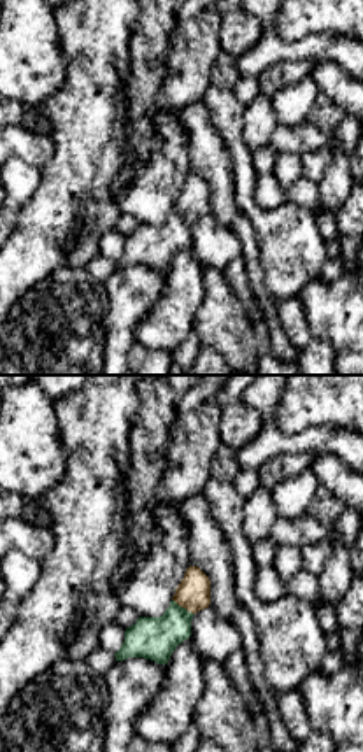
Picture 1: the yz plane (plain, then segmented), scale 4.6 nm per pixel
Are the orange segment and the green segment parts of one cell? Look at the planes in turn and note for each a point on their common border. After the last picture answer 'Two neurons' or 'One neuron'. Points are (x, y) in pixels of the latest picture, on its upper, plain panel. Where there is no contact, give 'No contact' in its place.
Touches orange at (183, 214)

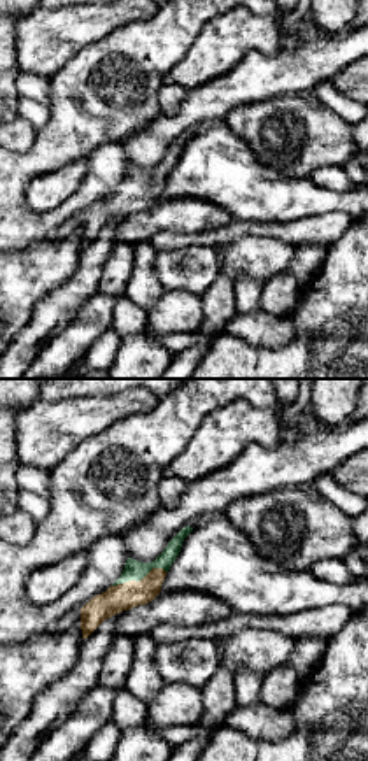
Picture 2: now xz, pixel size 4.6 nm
Touches orange at (139, 188)

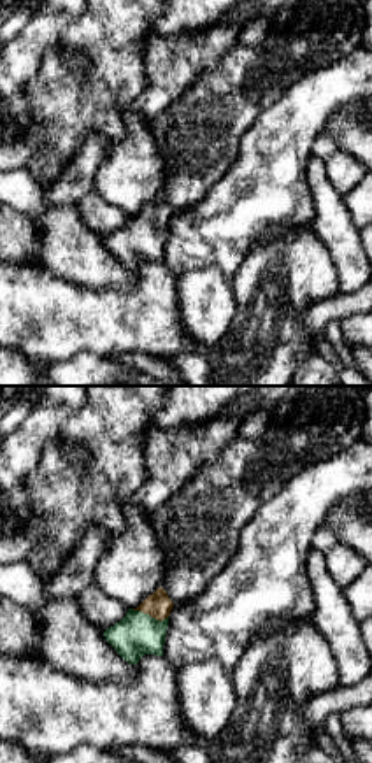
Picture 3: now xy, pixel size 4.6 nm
Touches orange at (150, 221)

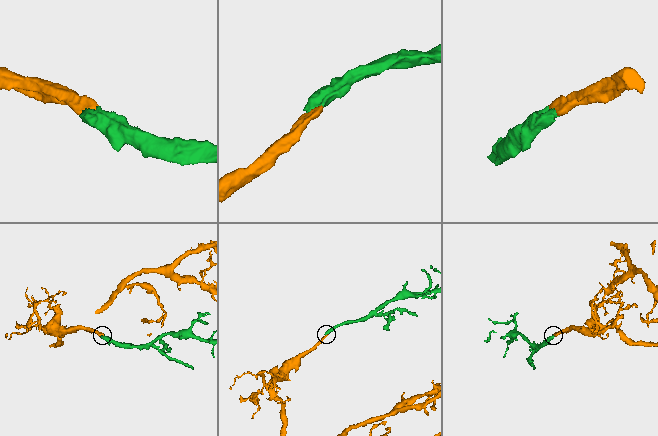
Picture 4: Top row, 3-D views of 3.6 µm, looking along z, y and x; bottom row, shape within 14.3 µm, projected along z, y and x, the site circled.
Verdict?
One neuron

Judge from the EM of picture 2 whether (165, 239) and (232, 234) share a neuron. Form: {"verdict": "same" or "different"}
{"verdict": "same"}

